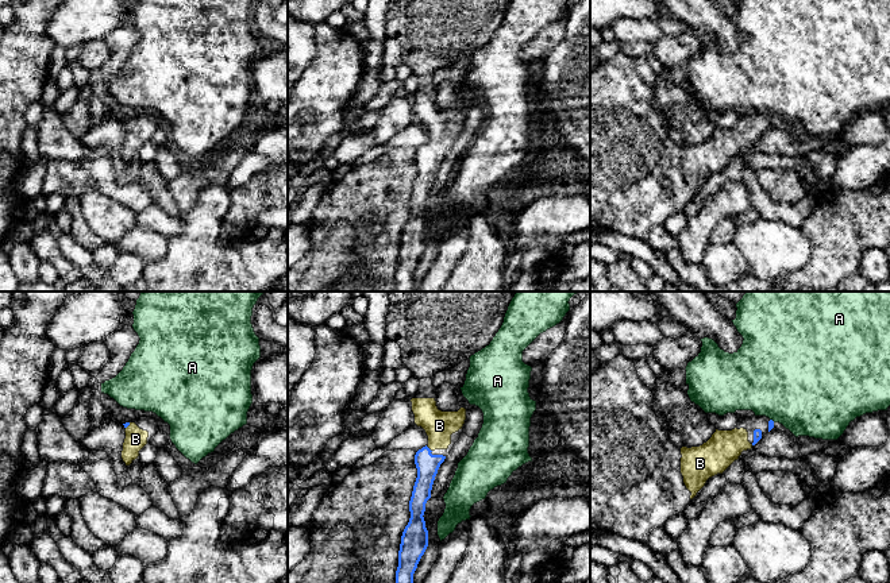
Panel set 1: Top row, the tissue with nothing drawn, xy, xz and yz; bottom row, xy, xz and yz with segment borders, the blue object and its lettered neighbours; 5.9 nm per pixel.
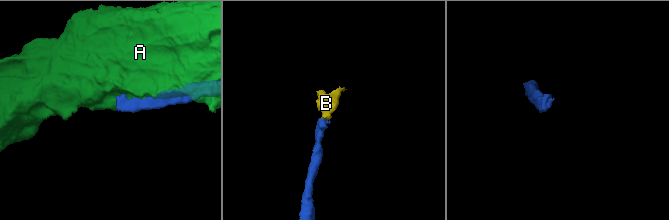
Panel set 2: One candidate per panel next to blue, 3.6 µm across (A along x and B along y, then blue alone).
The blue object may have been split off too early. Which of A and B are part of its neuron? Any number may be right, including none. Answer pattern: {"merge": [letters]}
{"merge": ["B"]}

